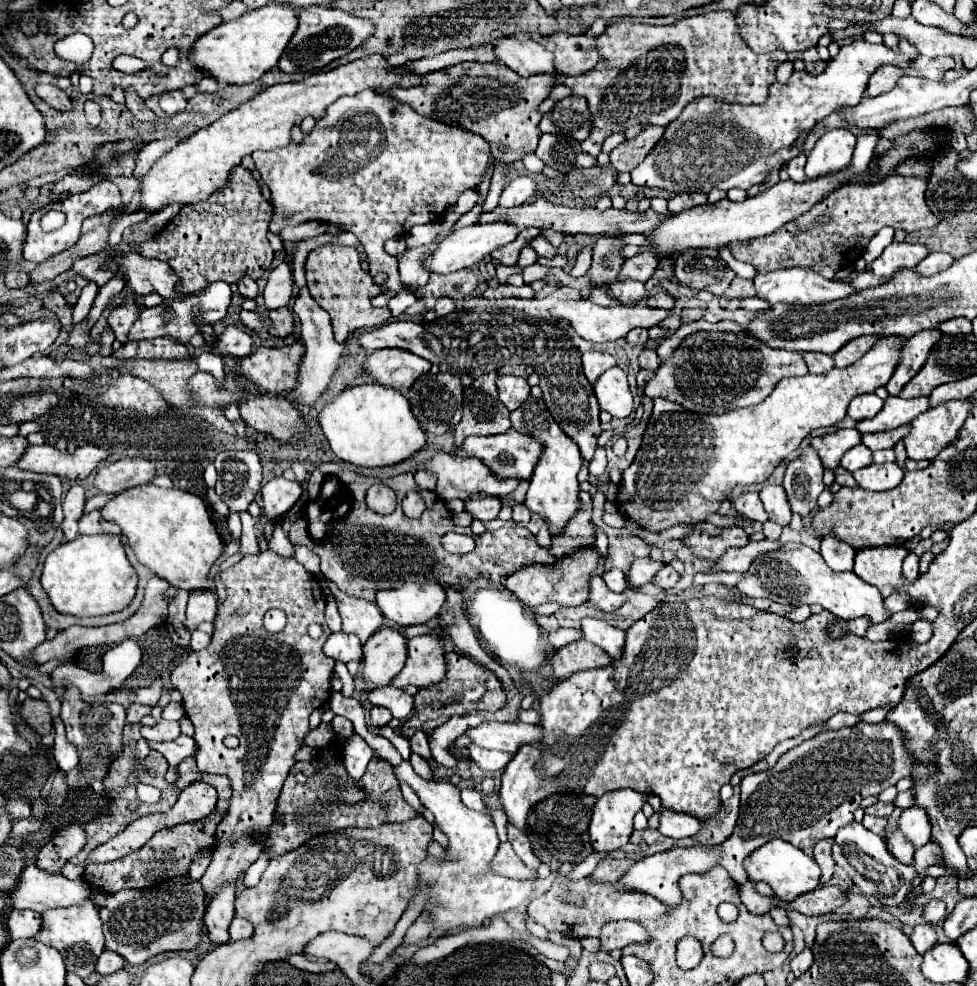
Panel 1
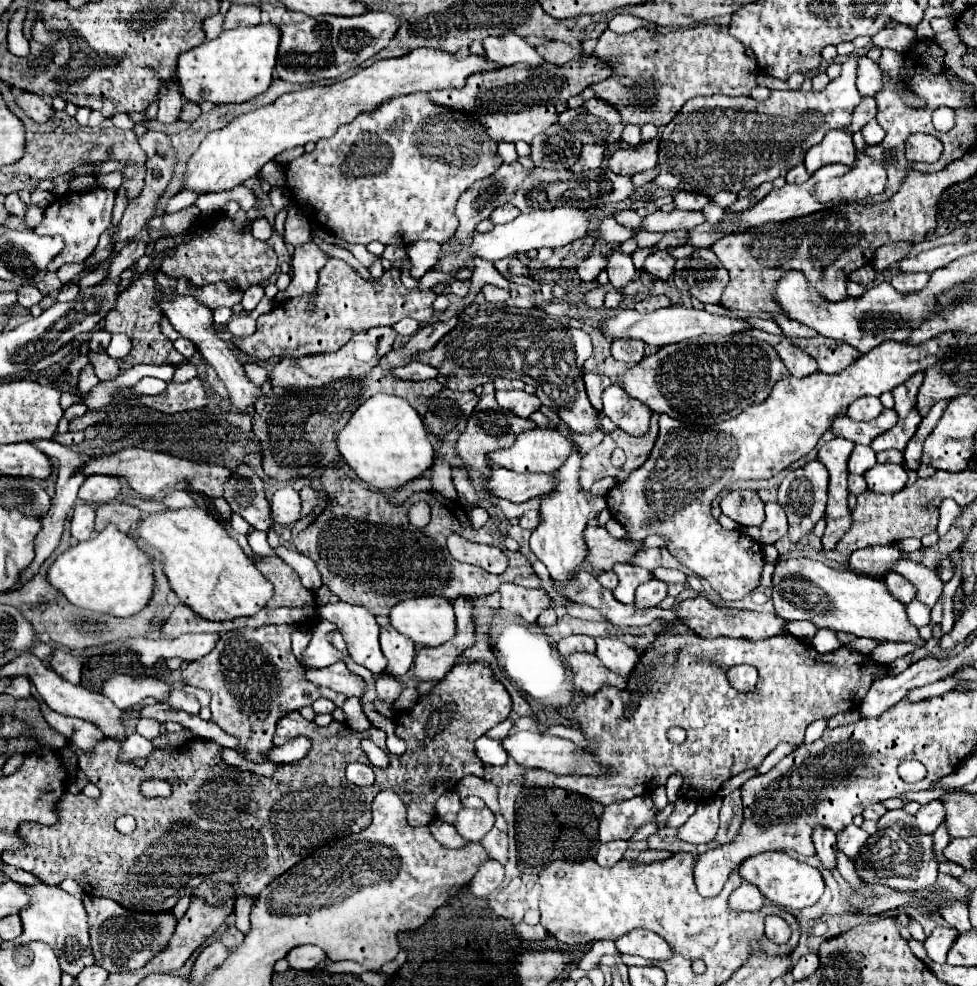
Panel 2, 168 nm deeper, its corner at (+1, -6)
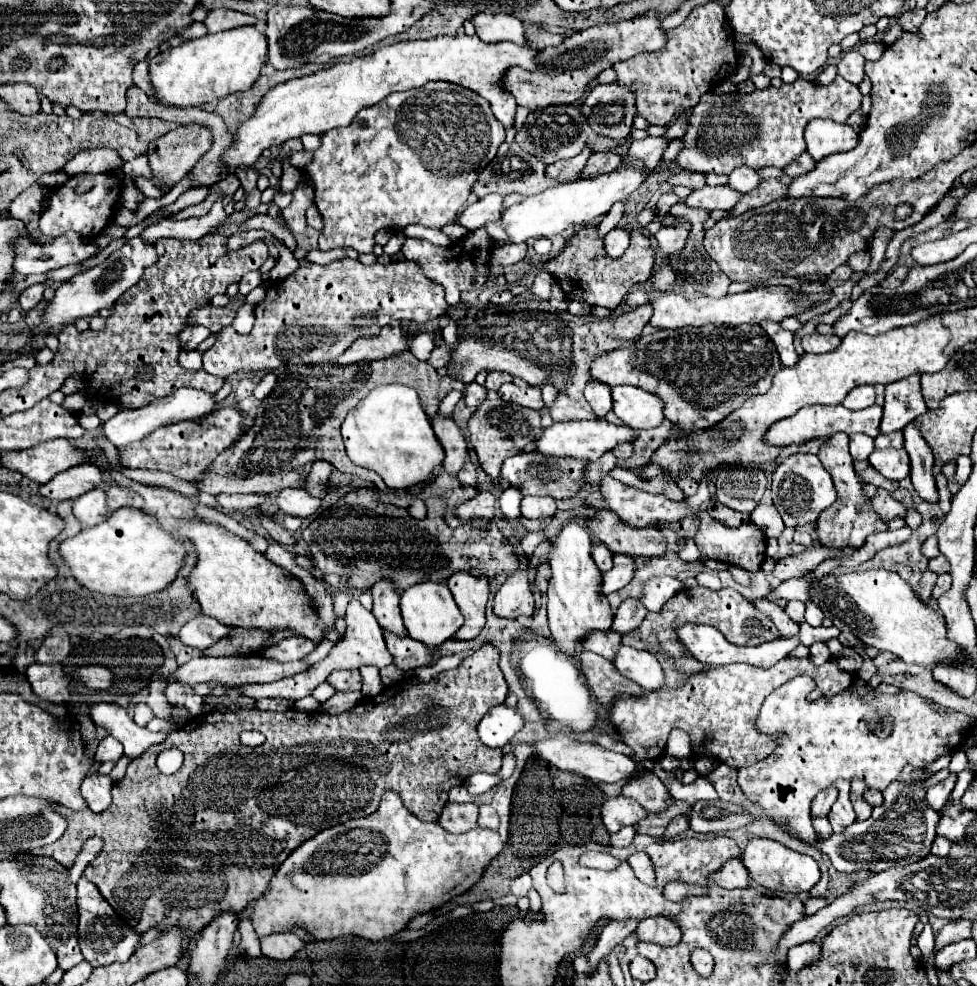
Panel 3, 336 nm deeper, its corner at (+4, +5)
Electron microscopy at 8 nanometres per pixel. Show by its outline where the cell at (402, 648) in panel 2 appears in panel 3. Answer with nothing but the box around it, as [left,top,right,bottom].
[371,579,405,635]

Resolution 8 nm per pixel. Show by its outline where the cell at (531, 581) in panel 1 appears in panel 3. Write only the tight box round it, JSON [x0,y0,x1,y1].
[493,571,533,619]

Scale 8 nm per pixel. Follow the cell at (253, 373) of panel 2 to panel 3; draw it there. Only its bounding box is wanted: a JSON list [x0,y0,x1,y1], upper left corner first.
[255,373,277,401]

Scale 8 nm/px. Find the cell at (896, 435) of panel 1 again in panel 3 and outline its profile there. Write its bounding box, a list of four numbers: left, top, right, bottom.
[881,375,927,433]

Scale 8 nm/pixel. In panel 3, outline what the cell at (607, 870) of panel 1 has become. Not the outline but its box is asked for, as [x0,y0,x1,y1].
[661,815,689,839]

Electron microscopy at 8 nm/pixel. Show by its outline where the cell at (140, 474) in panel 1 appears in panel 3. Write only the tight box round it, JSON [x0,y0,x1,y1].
[39,465,103,501]

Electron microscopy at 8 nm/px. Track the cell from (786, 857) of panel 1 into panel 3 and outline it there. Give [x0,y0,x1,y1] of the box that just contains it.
[741,839,819,893]

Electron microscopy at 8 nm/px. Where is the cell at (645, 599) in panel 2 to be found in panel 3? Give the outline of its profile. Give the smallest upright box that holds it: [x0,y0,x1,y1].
[613,599,647,633]

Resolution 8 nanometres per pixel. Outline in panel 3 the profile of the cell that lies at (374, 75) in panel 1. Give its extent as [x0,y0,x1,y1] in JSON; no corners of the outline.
[223,35,539,167]

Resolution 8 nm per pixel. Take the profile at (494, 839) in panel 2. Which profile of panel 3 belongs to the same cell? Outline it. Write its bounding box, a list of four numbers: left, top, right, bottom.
[479,805,499,829]

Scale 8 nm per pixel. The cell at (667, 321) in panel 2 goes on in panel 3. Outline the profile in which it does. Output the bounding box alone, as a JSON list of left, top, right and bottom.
[651,281,833,329]

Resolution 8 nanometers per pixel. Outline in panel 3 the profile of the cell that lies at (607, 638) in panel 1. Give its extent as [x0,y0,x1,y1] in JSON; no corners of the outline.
[613,645,665,691]

